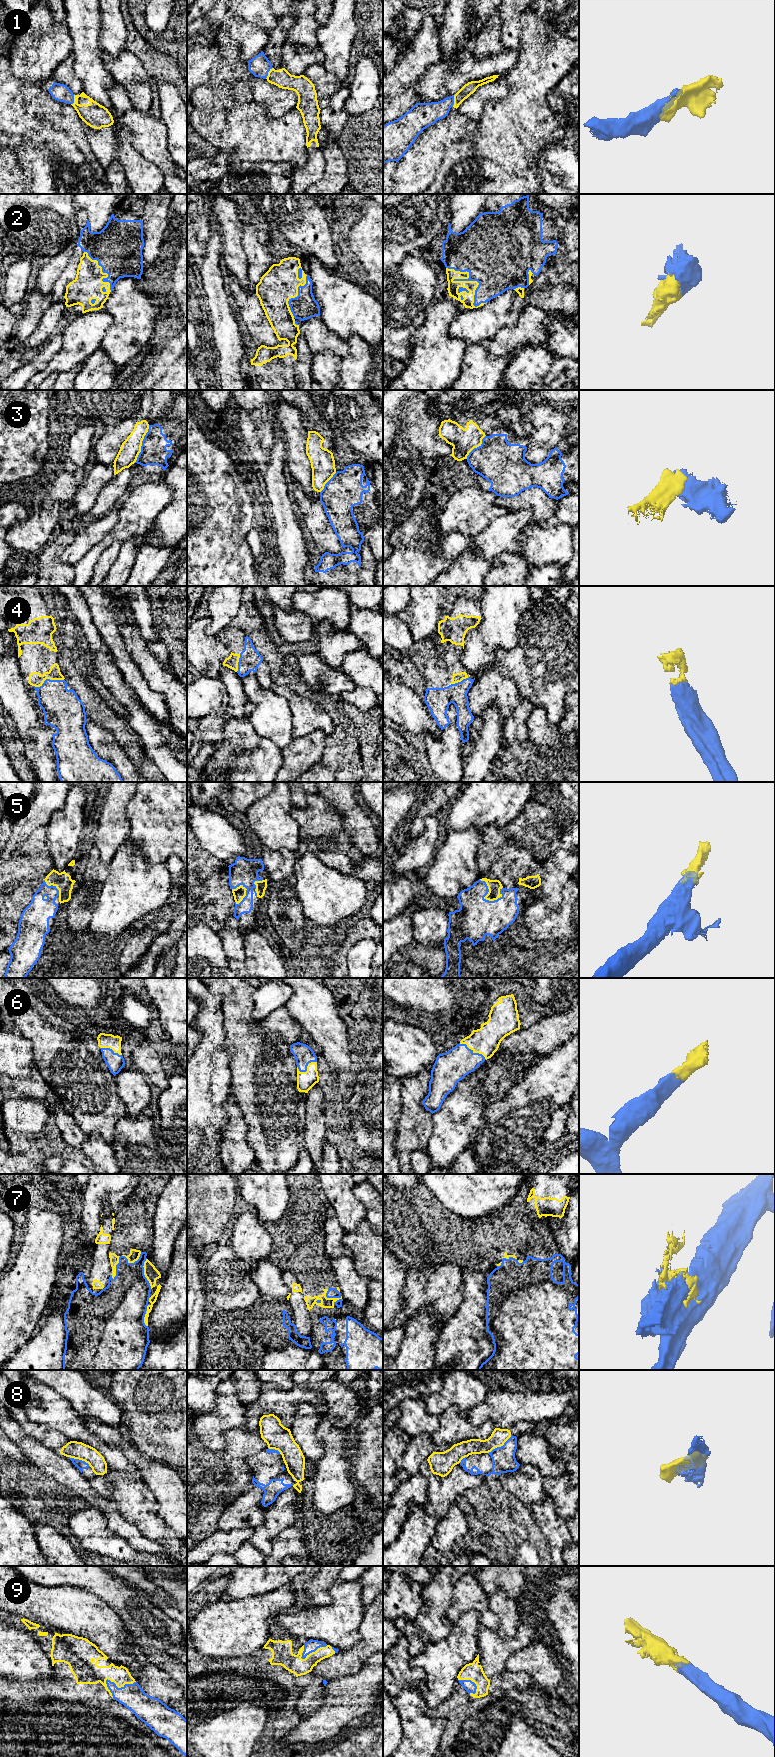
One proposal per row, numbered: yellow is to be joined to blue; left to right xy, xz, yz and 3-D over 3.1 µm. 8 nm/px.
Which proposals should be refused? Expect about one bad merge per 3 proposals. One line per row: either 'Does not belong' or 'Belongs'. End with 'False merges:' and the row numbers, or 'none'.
1: Belongs
2: Belongs
3: Does not belong
4: Belongs
5: Belongs
6: Belongs
7: Does not belong
8: Does not belong
9: Belongs
False merges: 3, 7, 8

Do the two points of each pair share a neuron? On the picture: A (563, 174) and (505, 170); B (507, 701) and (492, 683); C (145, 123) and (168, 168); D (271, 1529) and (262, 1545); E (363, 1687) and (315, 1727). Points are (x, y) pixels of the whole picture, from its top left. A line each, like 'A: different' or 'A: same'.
A: different
B: same
C: same
D: same
E: same

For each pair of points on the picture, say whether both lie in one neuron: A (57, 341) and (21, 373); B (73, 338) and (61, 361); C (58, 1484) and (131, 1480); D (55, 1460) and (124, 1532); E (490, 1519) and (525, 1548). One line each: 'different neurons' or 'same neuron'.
A: same neuron
B: same neuron
C: different neurons
D: same neuron
E: different neurons

